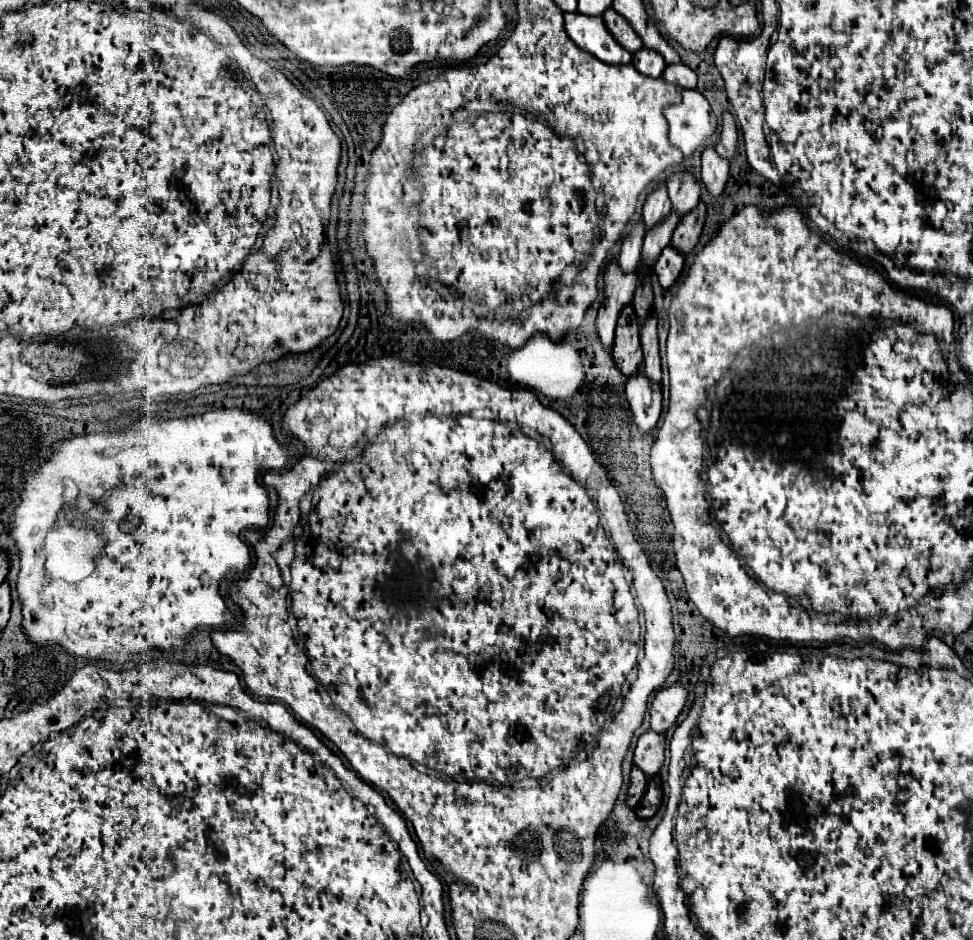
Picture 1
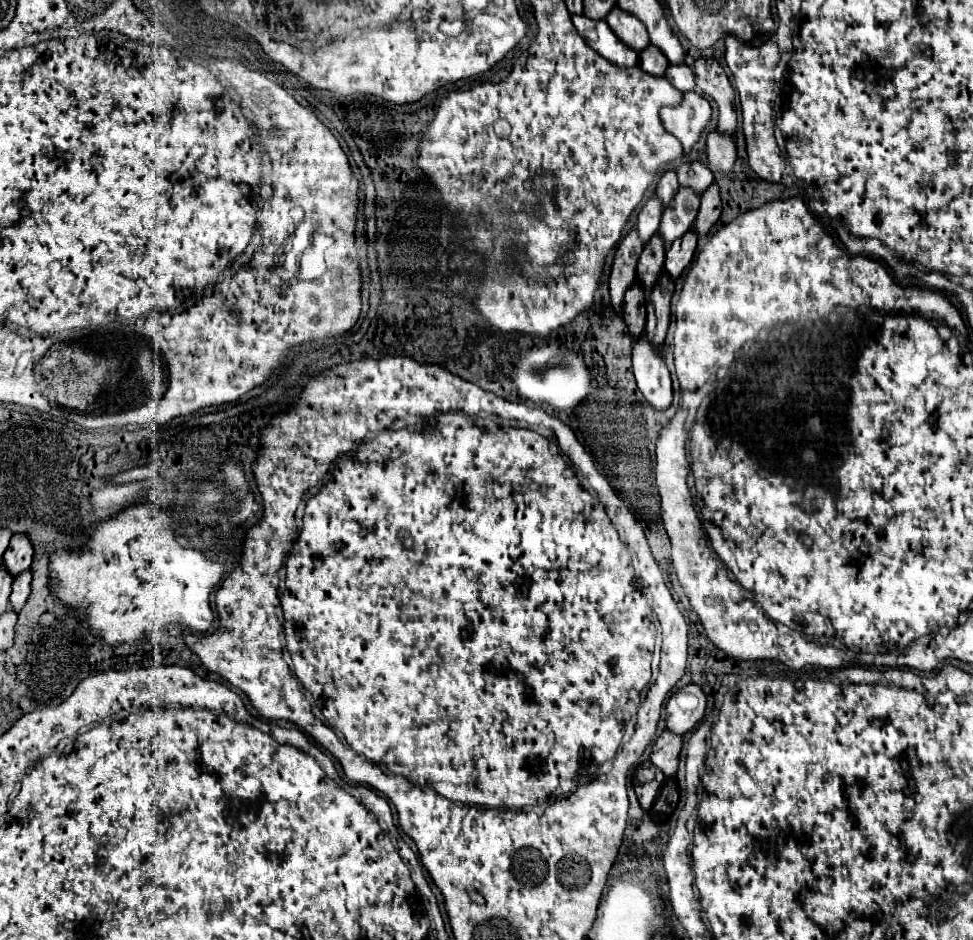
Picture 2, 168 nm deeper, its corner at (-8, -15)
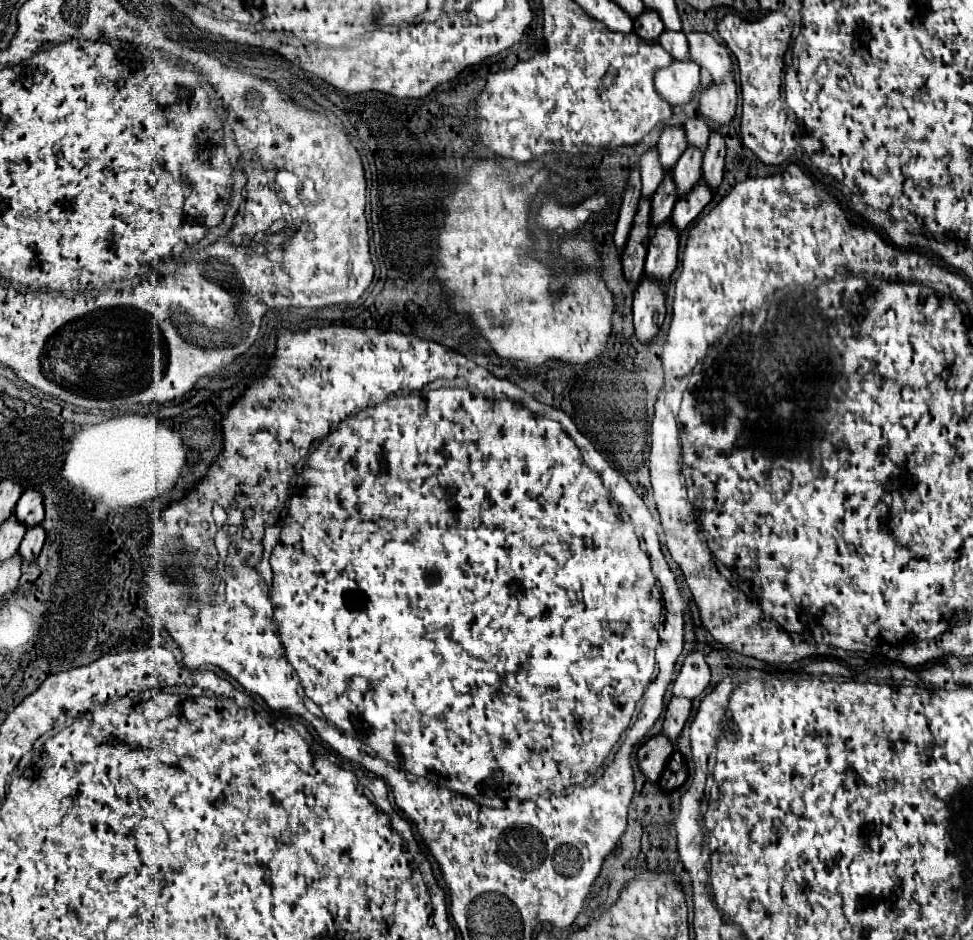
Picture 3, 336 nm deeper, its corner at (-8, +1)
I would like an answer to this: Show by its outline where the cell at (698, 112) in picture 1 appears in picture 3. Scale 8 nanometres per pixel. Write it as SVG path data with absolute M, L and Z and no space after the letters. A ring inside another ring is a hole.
M673 60L669 68L655 72L655 88L671 106L689 102L691 96L701 90L699 66L691 60Z

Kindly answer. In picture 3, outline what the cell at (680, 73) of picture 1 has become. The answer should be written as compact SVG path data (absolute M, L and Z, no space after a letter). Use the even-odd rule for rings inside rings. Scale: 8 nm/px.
M665 30L659 44L675 58L675 60L687 60L689 58L689 44L683 32L669 32Z

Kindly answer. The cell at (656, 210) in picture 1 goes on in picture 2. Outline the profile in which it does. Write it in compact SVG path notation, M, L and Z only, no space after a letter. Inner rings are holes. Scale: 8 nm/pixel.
M669 170L661 176L659 184L657 184L657 190L655 190L655 196L661 200L663 204L663 210L673 202L673 196L677 194L679 190L679 184L677 184L677 176L675 176L675 170Z

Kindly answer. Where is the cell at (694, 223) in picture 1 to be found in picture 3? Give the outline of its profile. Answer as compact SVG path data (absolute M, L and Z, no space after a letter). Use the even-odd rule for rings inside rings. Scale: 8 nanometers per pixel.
M711 132L703 156L703 178L711 188L717 188L723 180L723 162L725 162L725 140L719 132Z

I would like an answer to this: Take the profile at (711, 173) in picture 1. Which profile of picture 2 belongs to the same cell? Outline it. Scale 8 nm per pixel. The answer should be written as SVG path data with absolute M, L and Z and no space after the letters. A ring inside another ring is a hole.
M711 132L707 136L707 158L709 158L709 168L717 170L721 174L729 174L735 158L737 158L737 150L735 144L729 136L723 136L719 132Z

